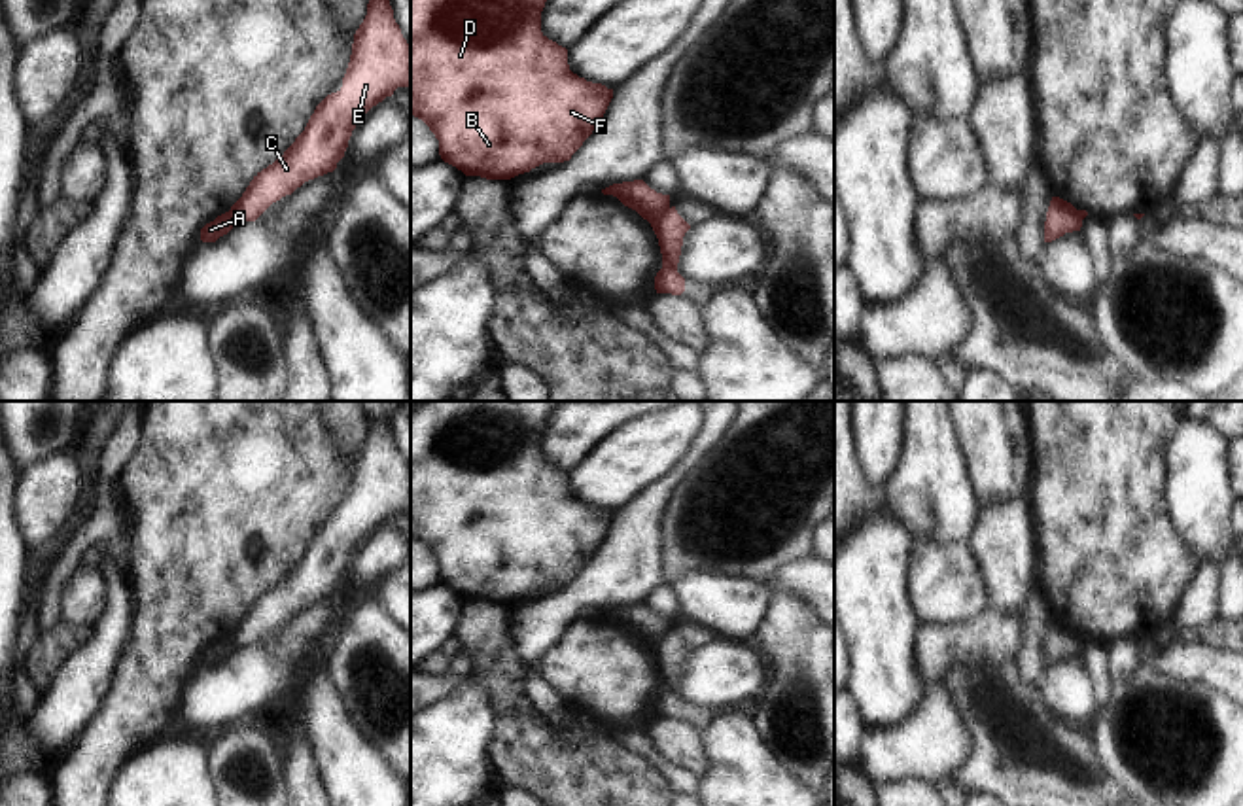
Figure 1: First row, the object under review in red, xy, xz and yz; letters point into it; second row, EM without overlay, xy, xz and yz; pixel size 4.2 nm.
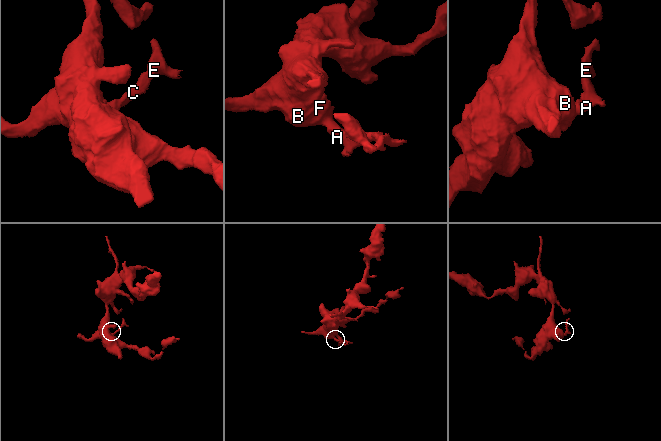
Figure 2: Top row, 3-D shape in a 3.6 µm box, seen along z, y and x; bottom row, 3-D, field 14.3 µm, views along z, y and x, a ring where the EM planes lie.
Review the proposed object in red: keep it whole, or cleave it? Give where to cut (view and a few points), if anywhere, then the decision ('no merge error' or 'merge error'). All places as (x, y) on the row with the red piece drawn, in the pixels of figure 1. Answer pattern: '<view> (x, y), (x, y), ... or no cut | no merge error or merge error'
xz (668, 207), (651, 224) | merge error

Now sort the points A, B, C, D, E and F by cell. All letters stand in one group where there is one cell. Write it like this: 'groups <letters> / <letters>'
groups A B D F / C E

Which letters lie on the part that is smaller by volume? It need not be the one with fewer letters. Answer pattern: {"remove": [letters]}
{"remove": ["C", "E"]}

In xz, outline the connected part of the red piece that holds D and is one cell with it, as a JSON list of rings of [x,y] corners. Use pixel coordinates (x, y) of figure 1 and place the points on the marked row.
[[[411,0],[411,115],[422,119],[439,140],[439,155],[465,176],[511,180],[543,163],[564,163],[583,146],[602,121],[613,89],[586,81],[569,70],[568,49],[541,32],[541,11],[547,0]]]

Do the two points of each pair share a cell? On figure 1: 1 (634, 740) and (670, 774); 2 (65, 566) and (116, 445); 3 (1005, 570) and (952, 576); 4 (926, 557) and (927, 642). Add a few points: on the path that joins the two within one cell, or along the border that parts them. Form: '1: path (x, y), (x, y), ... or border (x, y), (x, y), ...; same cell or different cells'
1: path (644, 748), (661, 765); same cell
2: path (86, 536), (106, 515), (106, 475); same cell
3: border (965, 545), (980, 568), (988, 610); different cells
4: border (971, 619), (950, 625), (922, 625); different cells

